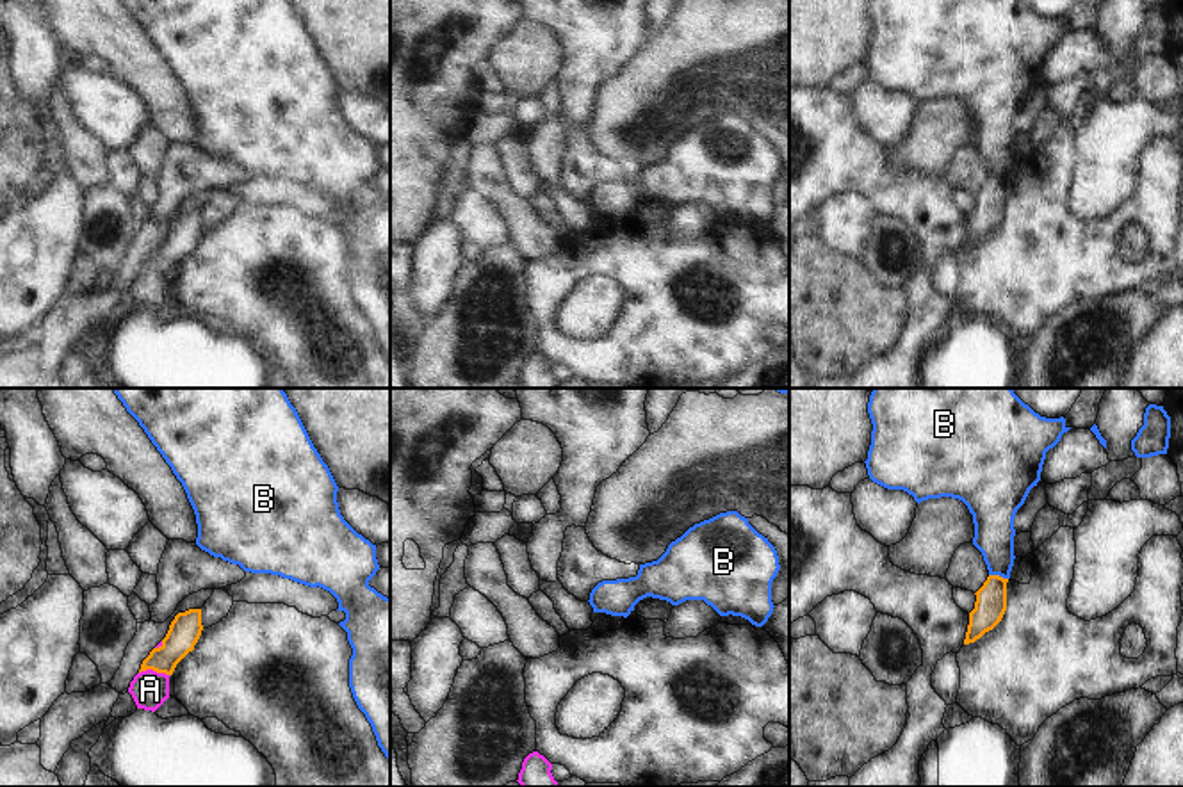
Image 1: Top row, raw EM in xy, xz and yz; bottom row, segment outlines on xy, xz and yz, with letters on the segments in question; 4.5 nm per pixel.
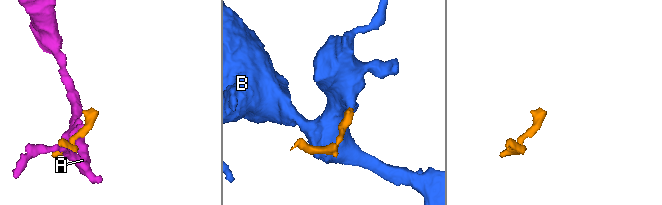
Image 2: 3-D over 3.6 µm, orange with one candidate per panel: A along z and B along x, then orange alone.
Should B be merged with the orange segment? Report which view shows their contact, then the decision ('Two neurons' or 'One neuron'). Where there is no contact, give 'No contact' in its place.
Touches orange in yz. Two neurons

